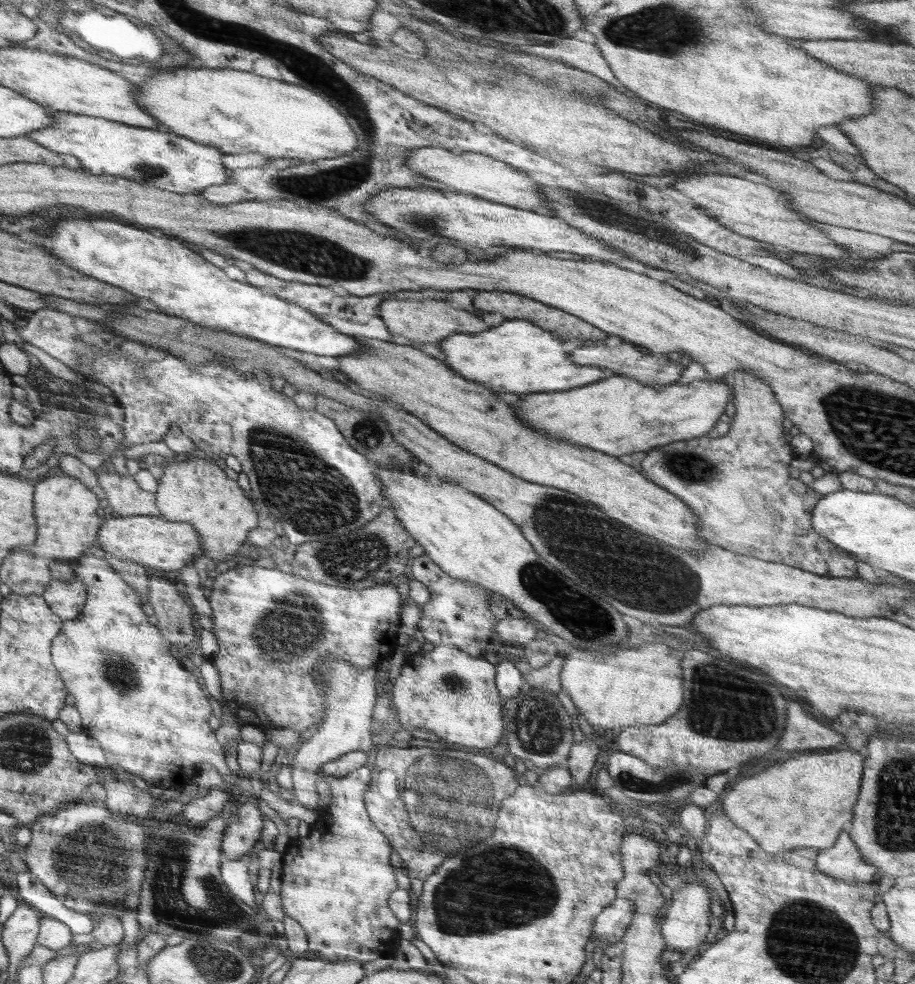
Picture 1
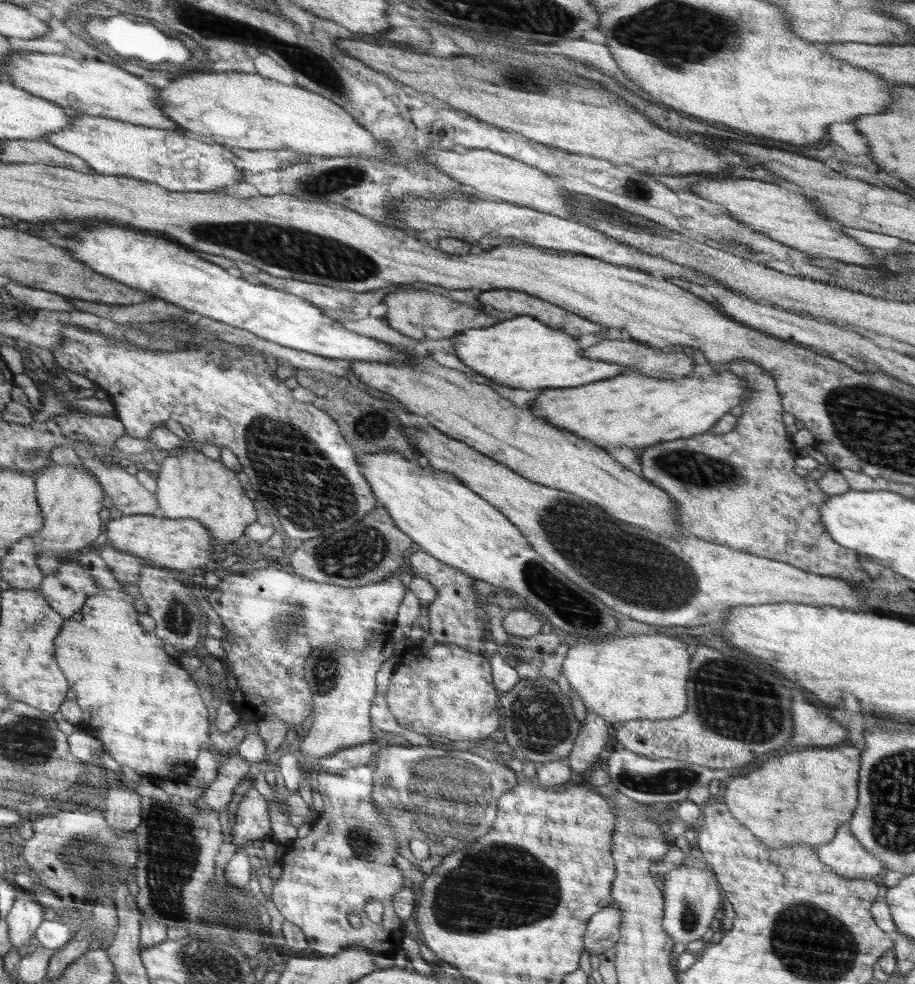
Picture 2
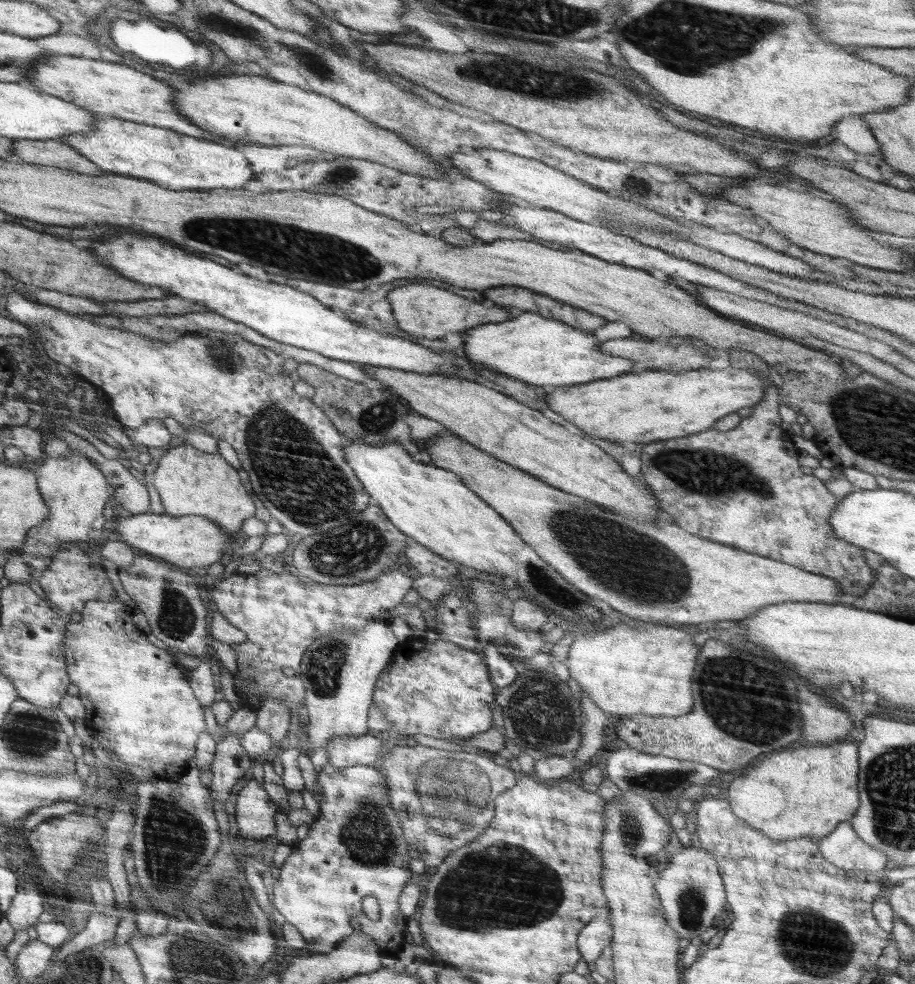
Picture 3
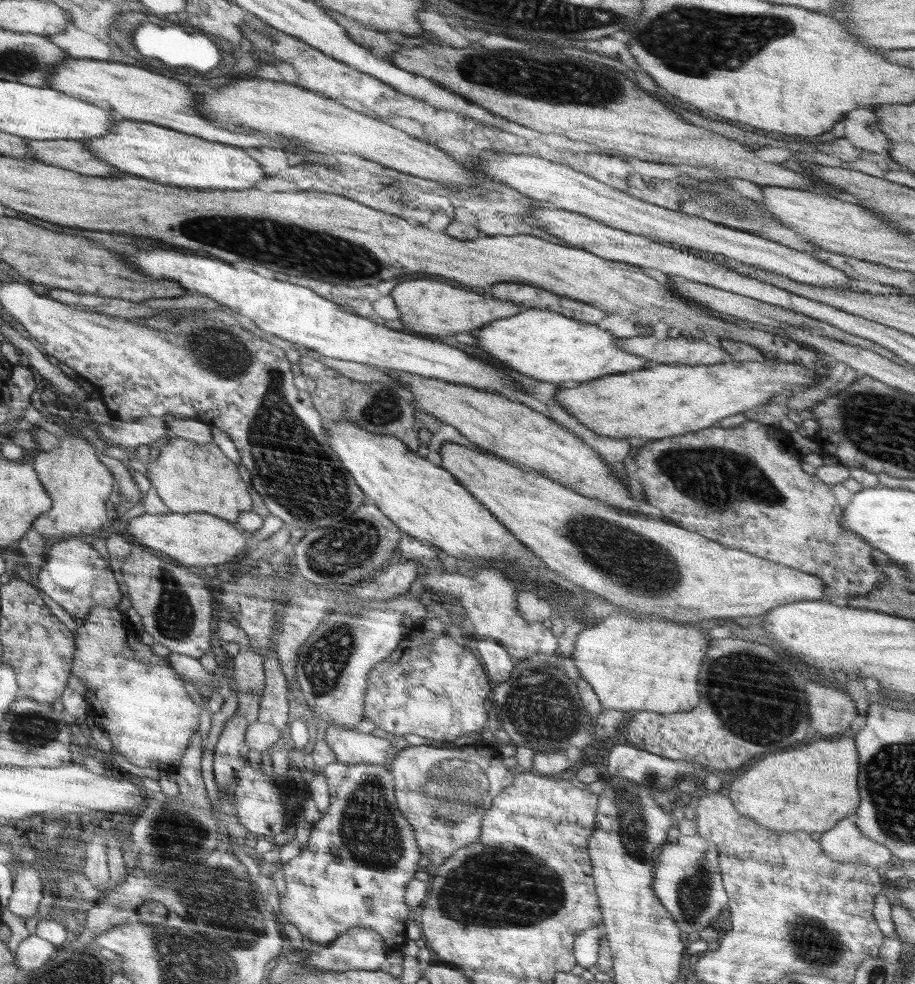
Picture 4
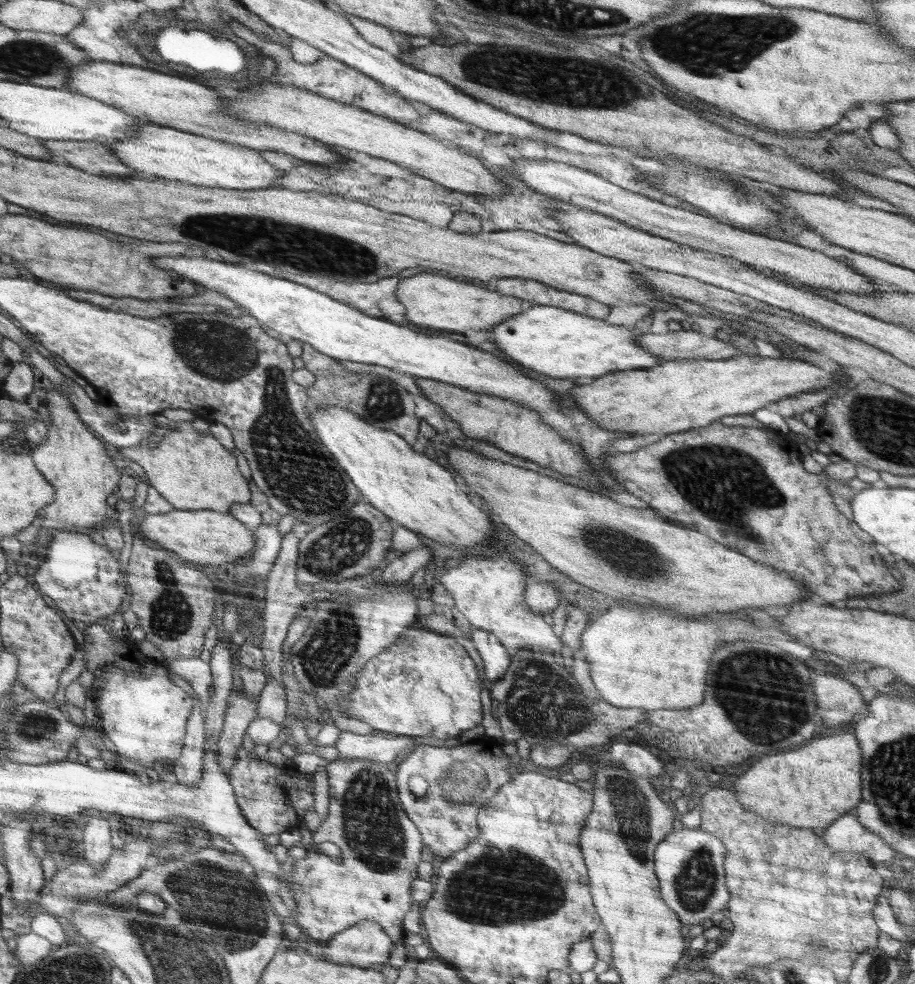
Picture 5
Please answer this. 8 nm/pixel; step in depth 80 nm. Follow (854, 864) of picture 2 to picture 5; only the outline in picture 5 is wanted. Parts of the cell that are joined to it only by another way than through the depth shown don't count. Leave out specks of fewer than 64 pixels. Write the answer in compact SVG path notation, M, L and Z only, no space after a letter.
M854 812L837 818L823 834L828 848L836 852L864 853L872 864L889 864L897 854L880 836L860 824Z

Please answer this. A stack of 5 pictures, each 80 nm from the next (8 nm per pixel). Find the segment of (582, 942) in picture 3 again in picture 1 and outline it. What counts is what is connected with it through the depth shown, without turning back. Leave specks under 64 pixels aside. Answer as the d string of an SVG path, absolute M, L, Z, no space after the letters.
M621 898L612 904L612 908L604 908L600 920L596 920L596 932L592 940L596 940L596 947L609 947L621 940L630 926L635 913L634 901Z

